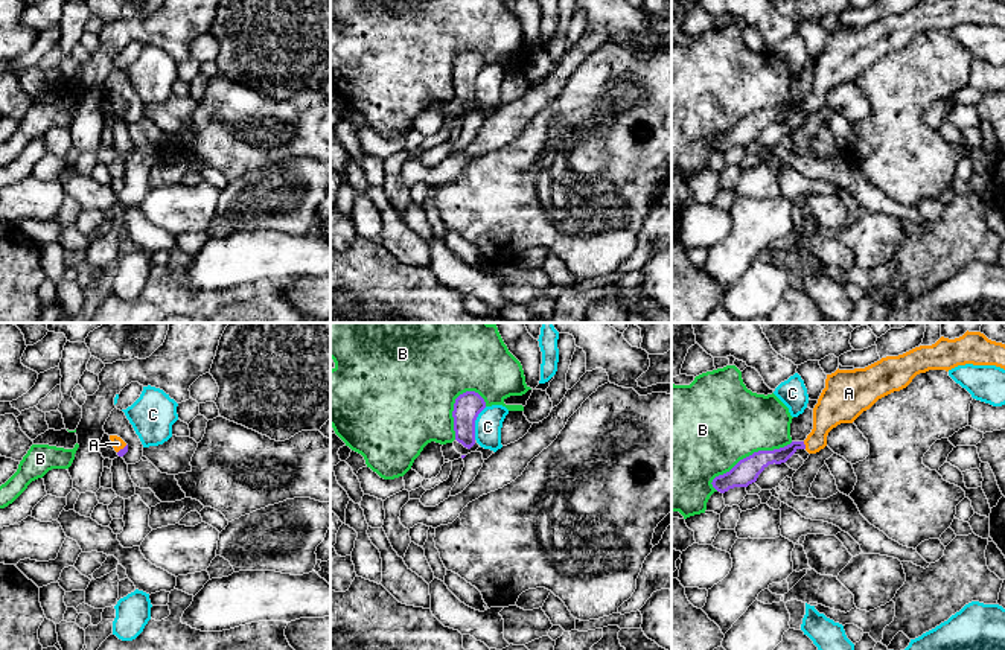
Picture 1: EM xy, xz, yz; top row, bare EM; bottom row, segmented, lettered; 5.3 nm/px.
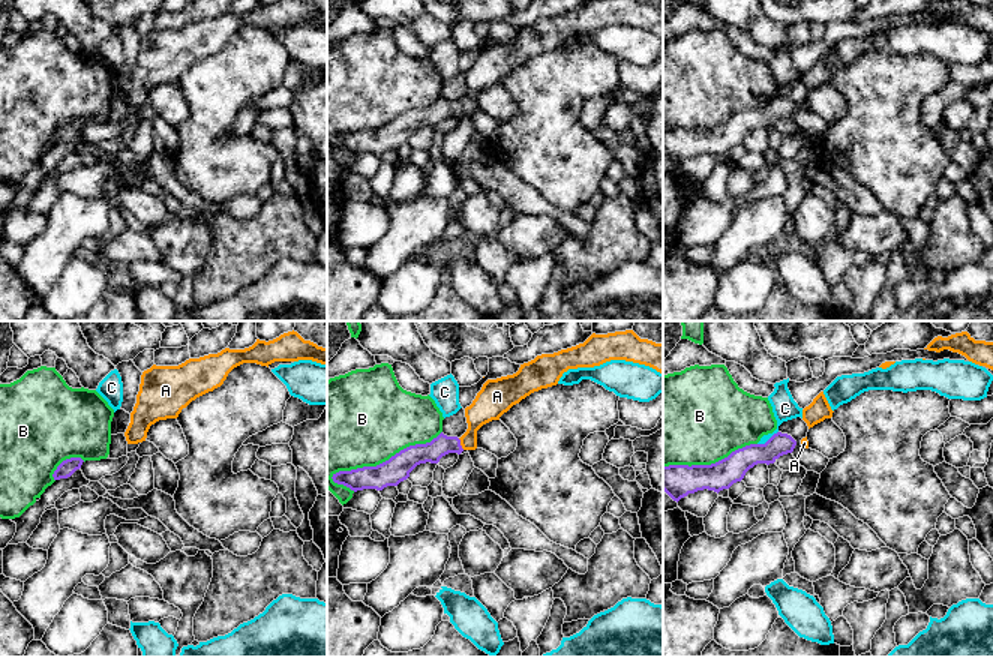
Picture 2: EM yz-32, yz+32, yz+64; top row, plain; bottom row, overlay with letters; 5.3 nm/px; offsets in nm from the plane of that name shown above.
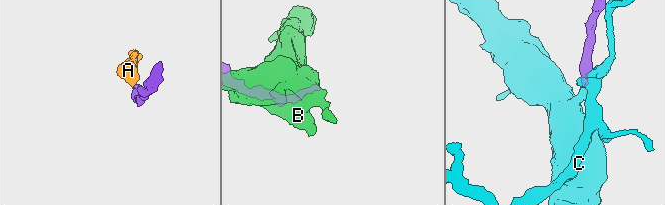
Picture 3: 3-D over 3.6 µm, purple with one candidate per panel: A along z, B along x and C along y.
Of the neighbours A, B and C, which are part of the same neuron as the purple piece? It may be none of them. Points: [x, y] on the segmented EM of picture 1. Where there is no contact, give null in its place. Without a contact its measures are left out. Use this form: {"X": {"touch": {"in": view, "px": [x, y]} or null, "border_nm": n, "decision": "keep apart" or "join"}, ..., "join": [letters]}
{"A": {"touch": {"in": "yz", "px": [804, 445]}, "border_nm": 40, "decision": "join"}, "B": {"touch": {"in": "yz", "px": [749, 455]}, "border_nm": 500, "decision": "keep apart"}, "C": {"touch": {"in": "xz", "px": [474, 423]}, "border_nm": 190, "decision": "keep apart"}, "join": ["A"]}

